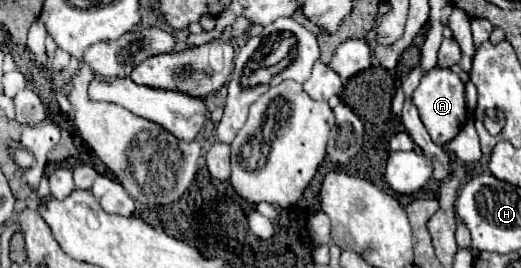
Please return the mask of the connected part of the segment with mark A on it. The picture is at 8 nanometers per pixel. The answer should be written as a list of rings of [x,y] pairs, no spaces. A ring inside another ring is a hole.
[[[434,68],[428,74],[422,76],[420,86],[416,88],[414,96],[412,96],[418,112],[420,112],[420,120],[426,126],[432,142],[436,142],[438,146],[450,142],[464,126],[466,122],[466,102],[464,102],[464,82],[460,80],[458,74],[454,74],[448,68]]]

